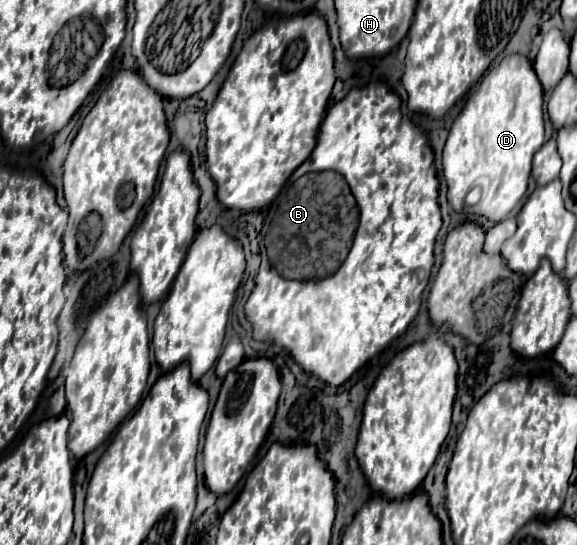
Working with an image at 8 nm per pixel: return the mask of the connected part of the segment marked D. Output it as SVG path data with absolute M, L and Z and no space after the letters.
M508 54L502 58L500 64L496 66L490 66L482 80L474 86L474 90L468 94L468 100L462 108L462 112L458 114L458 118L454 120L452 128L450 128L450 134L448 134L448 140L446 140L446 146L444 146L444 158L442 158L442 166L444 166L444 174L446 174L446 184L448 184L448 200L452 204L452 208L456 212L474 212L474 214L484 214L486 218L490 218L492 222L500 222L504 220L514 208L516 204L520 202L520 198L524 196L526 192L526 186L528 186L528 178L530 178L530 164L532 164L532 156L534 152L544 144L544 114L542 114L542 86L540 86L540 80L532 68L532 62L528 62L526 56L522 54Z

